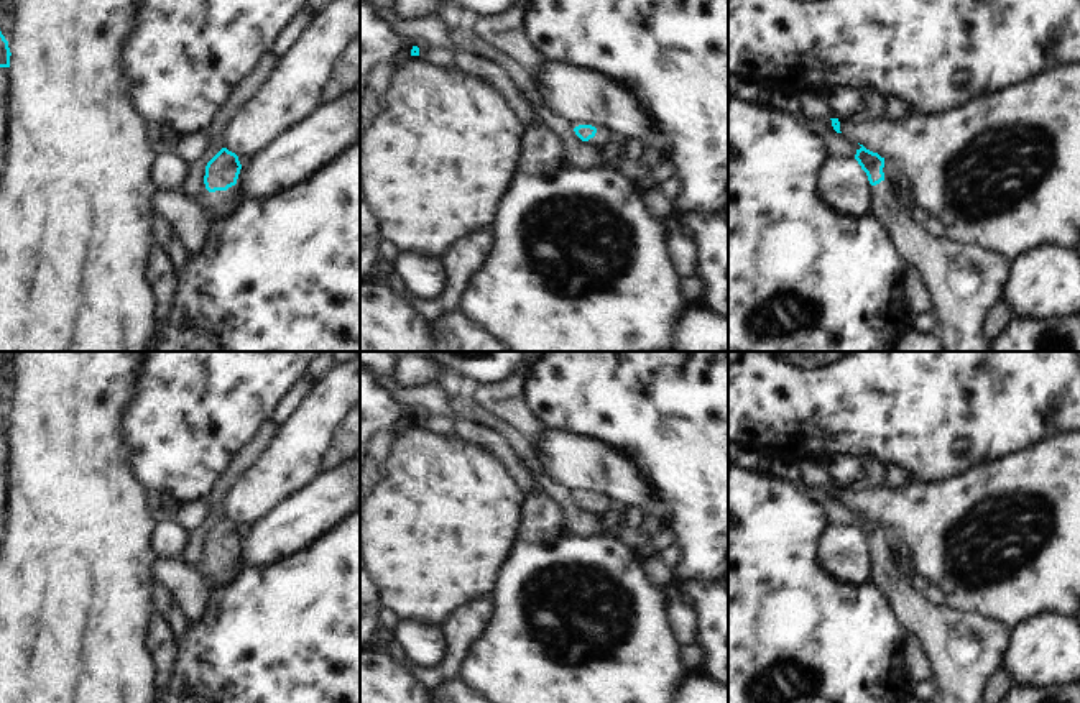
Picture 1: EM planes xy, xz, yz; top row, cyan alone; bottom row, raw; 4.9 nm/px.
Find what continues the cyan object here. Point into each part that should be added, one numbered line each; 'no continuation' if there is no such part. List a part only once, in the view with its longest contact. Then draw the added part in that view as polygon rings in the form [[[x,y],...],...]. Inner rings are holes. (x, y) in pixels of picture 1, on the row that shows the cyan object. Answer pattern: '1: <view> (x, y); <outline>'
1: xy (219, 204); [[[232,186],[227,191],[215,191],[207,194],[205,197],[207,209],[210,210],[215,220],[230,217],[242,205],[240,202],[235,202],[235,204],[230,202],[233,192],[235,189]]]

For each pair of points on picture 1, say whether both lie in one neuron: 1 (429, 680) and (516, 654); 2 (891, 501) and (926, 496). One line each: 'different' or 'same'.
1: different
2: same

